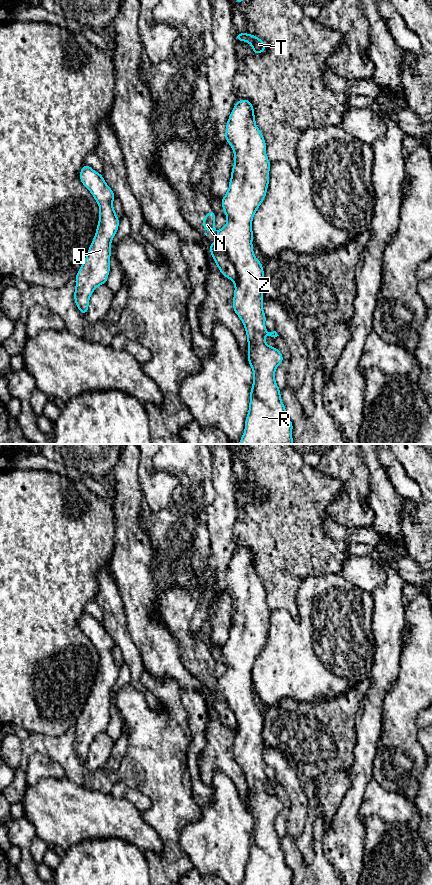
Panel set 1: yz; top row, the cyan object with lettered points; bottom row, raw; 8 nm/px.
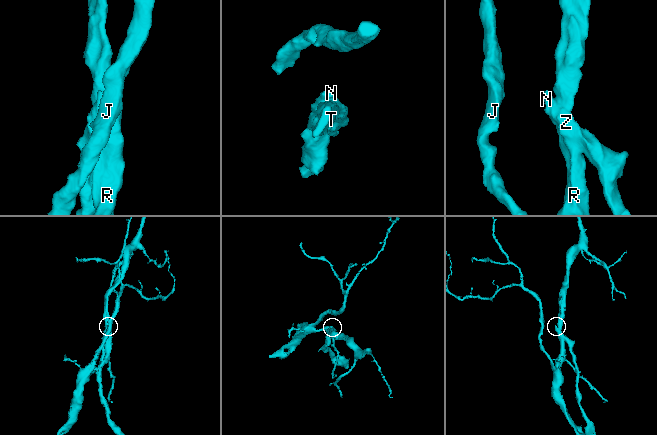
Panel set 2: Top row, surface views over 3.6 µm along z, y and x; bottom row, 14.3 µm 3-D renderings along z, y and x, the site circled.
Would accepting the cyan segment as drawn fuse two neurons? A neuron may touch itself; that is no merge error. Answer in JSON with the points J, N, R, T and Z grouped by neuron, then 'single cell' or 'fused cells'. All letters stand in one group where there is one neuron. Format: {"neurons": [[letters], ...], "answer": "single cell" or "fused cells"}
{"neurons": [["J", "R", "T", "Z"], ["N"]], "answer": "fused cells"}

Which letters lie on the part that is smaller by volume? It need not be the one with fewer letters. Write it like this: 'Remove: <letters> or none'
Remove: N

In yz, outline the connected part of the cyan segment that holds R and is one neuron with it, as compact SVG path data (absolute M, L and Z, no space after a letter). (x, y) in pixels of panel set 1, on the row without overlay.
M241 547L235 551L223 585L234 600L234 613L229 637L221 648L227 670L217 679L217 691L234 713L233 758L245 775L248 810L253 818L242 885L292 885L293 871L287 864L275 828L276 816L284 806L276 795L265 790L266 783L274 786L279 783L276 779L266 779L264 718L253 700L252 669L266 645L271 610L249 548Z

